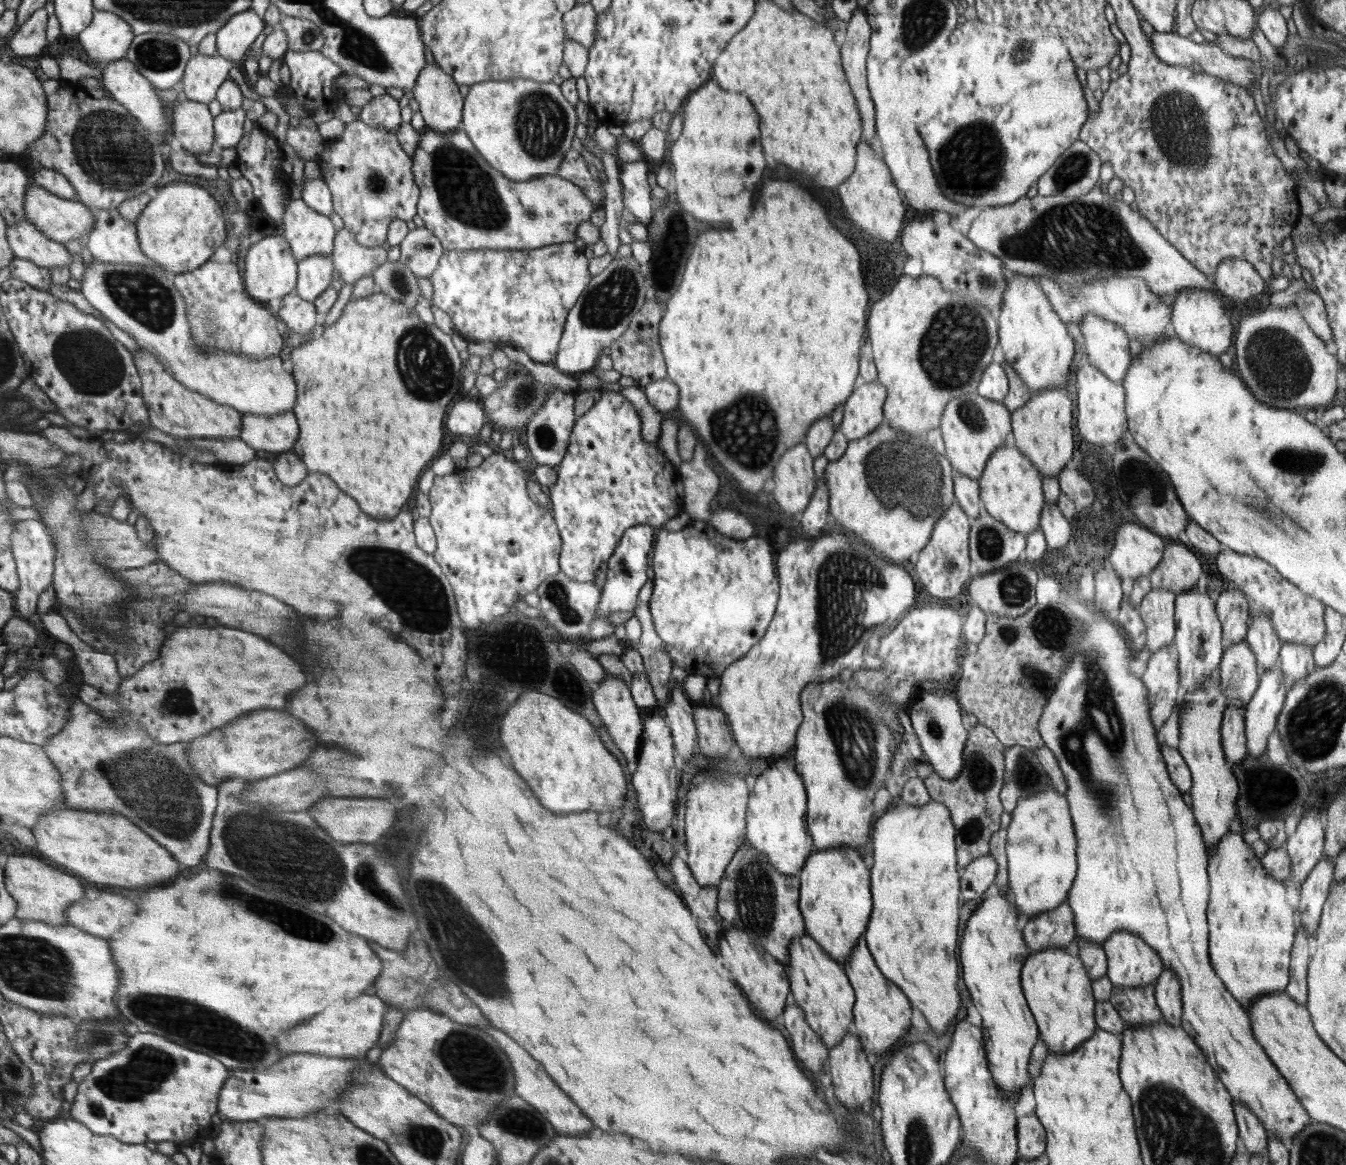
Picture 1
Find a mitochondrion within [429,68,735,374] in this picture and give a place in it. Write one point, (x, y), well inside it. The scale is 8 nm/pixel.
(541, 123)

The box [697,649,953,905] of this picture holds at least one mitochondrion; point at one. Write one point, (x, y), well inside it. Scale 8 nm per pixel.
(853, 728)

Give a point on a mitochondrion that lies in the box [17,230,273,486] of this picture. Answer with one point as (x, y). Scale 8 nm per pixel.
(88, 360)

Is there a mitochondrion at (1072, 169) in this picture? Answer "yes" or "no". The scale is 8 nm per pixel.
yes

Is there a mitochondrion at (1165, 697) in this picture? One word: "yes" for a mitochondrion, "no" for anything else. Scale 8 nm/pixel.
no

